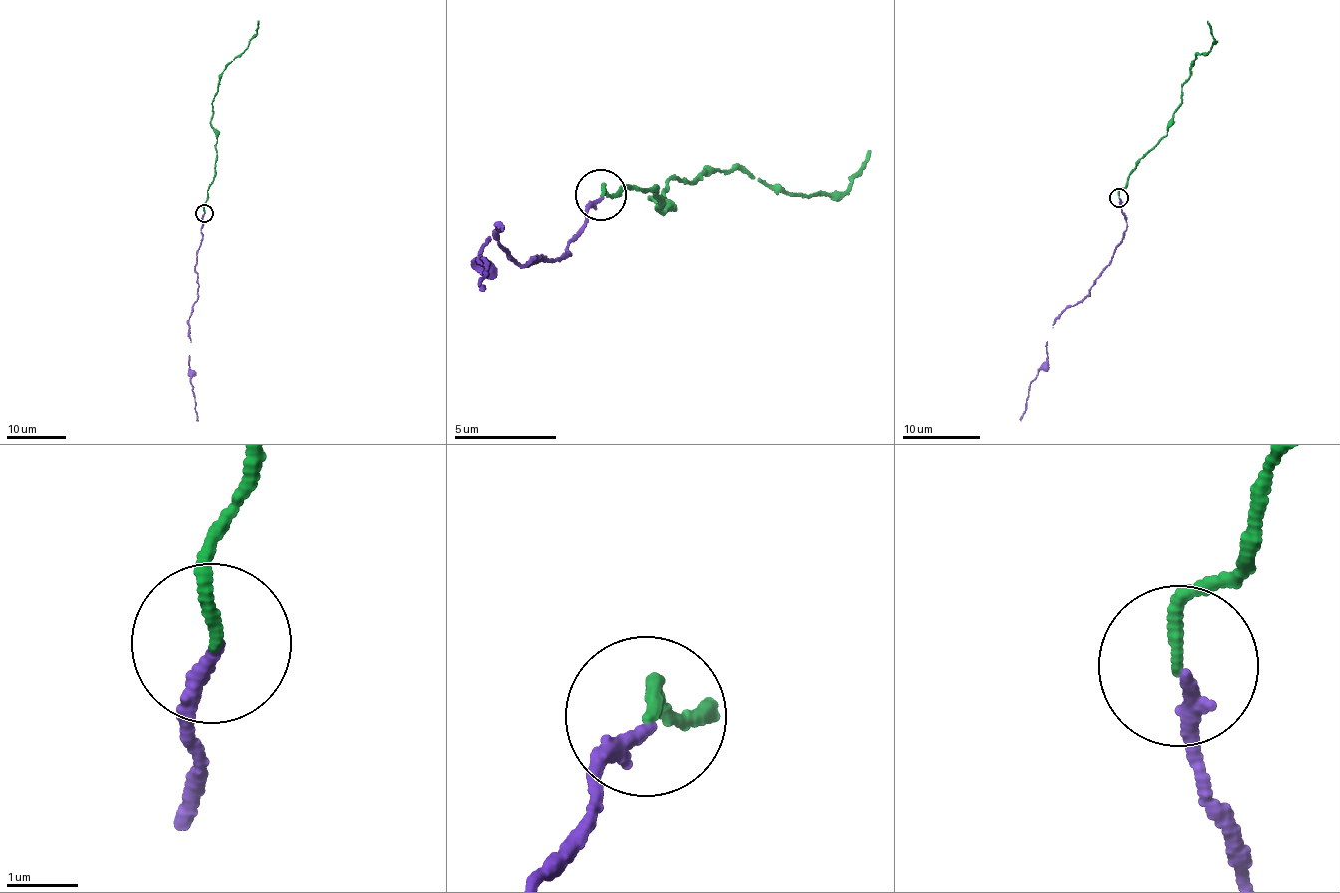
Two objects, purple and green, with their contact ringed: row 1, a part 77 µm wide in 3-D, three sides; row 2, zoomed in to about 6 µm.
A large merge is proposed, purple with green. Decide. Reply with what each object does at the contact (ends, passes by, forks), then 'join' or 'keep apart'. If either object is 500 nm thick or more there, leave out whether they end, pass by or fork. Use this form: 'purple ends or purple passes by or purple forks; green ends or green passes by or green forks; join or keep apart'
purple ends; green ends; join

